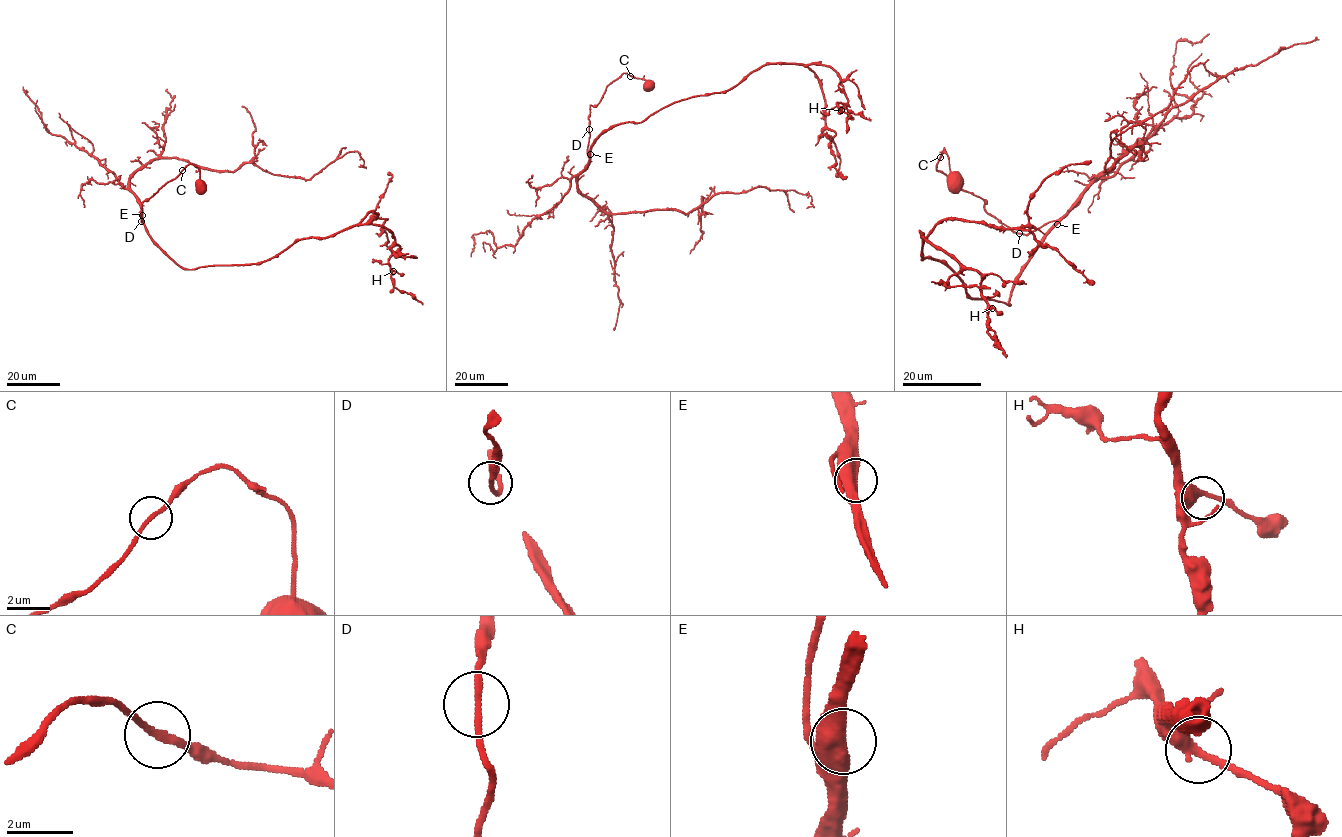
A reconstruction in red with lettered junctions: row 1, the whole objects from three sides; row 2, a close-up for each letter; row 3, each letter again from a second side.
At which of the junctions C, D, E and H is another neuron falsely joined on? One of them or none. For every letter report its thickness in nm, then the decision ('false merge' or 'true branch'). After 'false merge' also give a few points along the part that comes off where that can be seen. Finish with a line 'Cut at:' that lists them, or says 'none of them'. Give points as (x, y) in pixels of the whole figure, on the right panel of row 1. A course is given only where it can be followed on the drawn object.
C: calibre 200 nm; true branch
D: calibre 180 nm; true branch
E: calibre 550 nm; true branch
H: calibre 400 nm; true branch
Cut at: none of them

